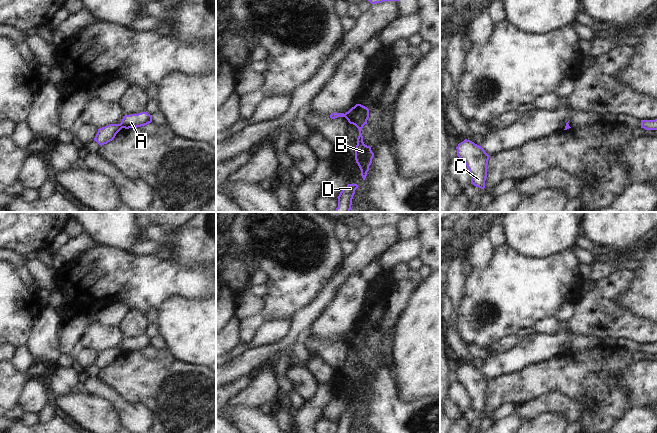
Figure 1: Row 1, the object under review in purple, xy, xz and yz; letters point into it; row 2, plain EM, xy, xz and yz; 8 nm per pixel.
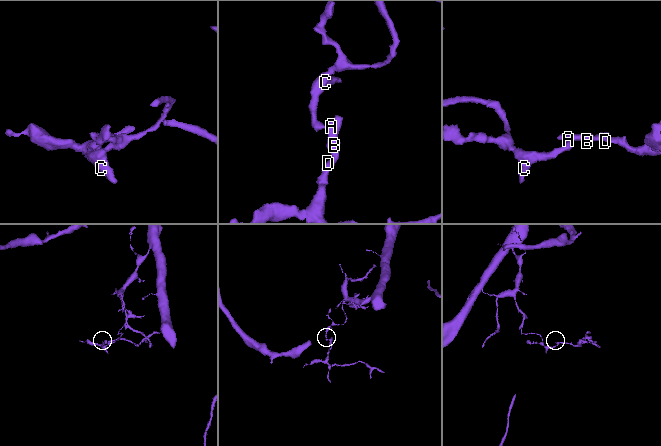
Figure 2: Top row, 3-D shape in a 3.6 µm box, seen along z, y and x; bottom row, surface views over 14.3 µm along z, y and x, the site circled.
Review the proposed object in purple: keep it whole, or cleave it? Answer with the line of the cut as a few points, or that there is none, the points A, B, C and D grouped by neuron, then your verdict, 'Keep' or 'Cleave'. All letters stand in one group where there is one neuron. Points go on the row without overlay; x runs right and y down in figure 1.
Split along xy (119, 348), (122, 351). Groups: A B D / C. Cleave

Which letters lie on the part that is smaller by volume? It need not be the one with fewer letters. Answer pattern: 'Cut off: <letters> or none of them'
Cut off: A, B, D

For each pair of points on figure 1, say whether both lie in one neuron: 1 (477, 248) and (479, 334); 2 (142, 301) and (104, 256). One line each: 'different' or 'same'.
1: different
2: same

